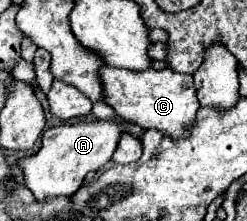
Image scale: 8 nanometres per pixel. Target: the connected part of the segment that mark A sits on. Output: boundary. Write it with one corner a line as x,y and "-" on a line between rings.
107,119
107,121
91,121
91,123
87,123
87,121
81,121
81,123
63,123
63,125
57,125
57,127
47,129
45,131
45,137
43,137
41,149
35,155
23,157
19,161
19,167
25,173
27,187
33,191
33,195
35,195
37,201
45,201
47,197
61,197
61,195
63,197
71,197
71,195
75,195
77,189
83,185
85,175
89,171
101,169
111,159
113,151
117,149
117,143
119,143
121,135
125,135
125,133
129,133
133,137
141,137
145,133
145,129
141,125
137,125
133,121
125,121
125,119
121,119
121,121

